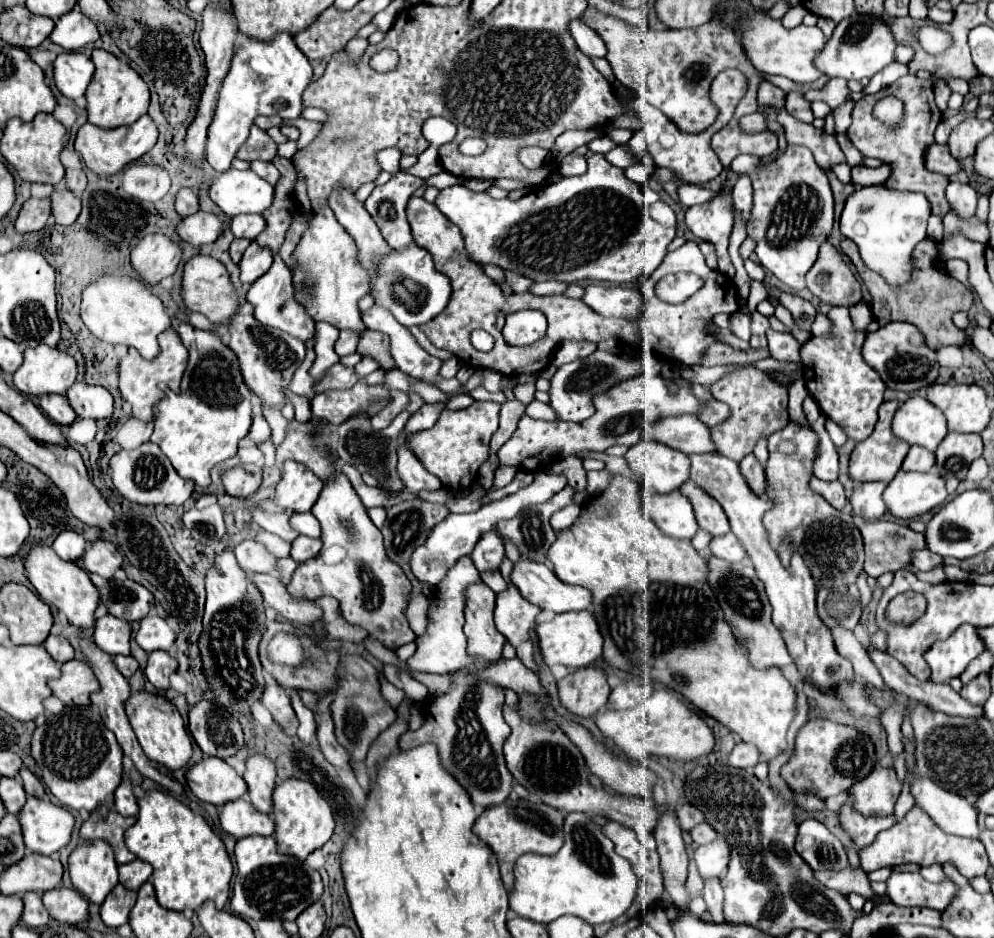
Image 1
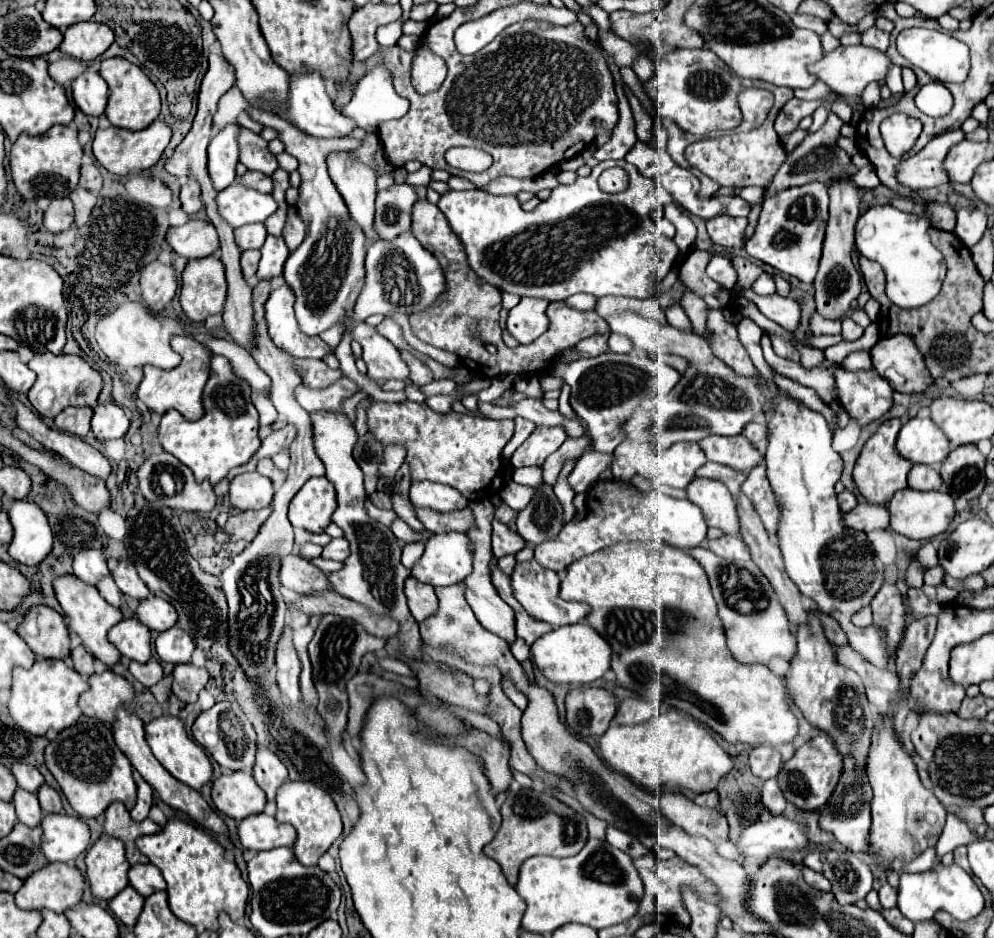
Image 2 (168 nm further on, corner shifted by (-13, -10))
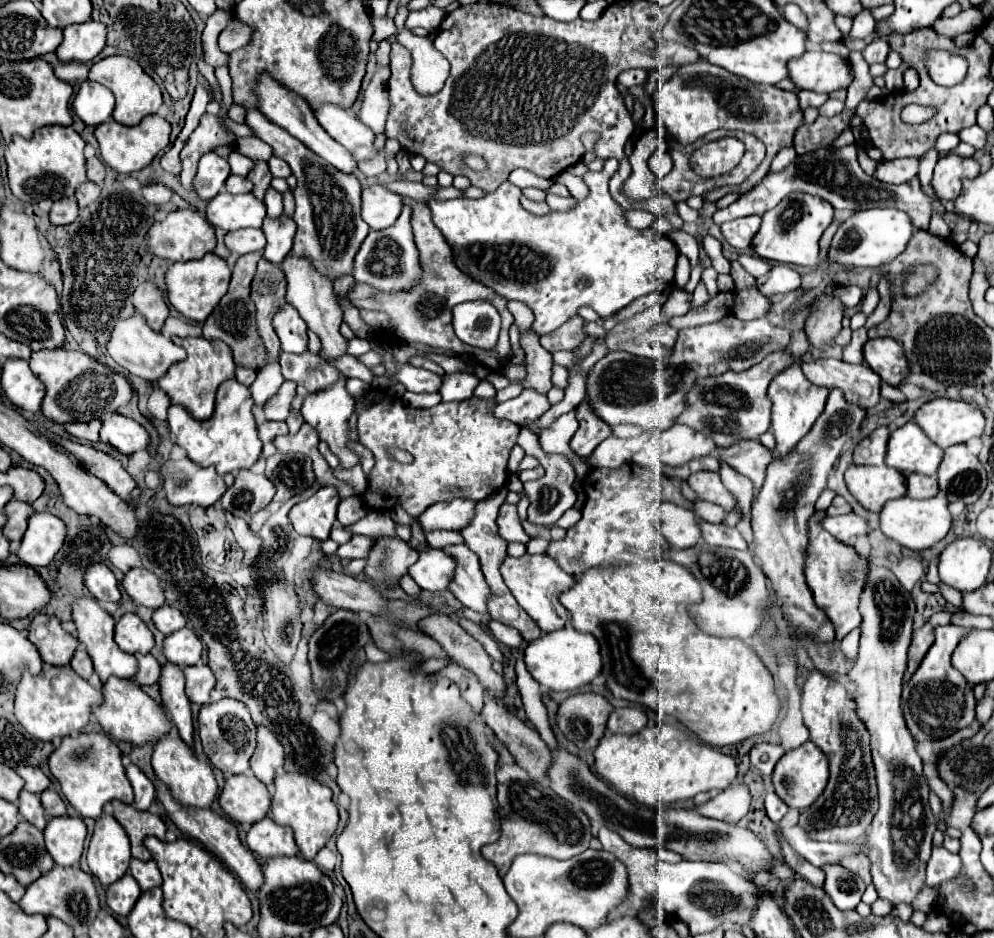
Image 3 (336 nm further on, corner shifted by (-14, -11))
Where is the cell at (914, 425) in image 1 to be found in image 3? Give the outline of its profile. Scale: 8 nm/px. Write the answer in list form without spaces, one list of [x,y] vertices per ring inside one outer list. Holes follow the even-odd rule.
[[[908,422],[890,434],[886,464],[904,474],[920,472],[934,476],[942,456],[944,450],[938,448],[916,422]]]

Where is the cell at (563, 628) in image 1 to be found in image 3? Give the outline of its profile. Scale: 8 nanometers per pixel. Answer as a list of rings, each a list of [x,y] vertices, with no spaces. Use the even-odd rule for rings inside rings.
[[[569,613],[568,622],[562,630],[542,634],[538,640],[528,644],[528,648],[524,650],[524,662],[534,680],[552,692],[576,690],[580,686],[590,684],[602,672],[602,656],[598,652],[598,642],[594,640],[594,636],[578,632],[572,626]]]

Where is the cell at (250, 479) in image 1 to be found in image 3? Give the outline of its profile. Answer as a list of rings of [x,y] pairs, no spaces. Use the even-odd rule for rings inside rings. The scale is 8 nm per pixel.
[[[240,470],[232,488],[222,496],[222,506],[234,516],[250,520],[258,510],[266,508],[274,498],[274,484],[266,476],[252,474],[250,470]]]

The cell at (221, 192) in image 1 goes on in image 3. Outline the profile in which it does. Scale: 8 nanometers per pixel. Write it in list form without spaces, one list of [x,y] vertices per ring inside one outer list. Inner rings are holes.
[[[220,192],[208,202],[206,218],[212,226],[226,232],[240,228],[260,228],[266,218],[266,206],[254,194]]]

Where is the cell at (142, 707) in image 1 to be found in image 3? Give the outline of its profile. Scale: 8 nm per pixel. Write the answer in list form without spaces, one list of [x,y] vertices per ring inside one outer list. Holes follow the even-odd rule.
[[[170,732],[158,738],[158,742],[154,744],[154,754],[152,754],[152,768],[156,772],[156,776],[170,788],[172,796],[186,804],[186,806],[196,806],[196,808],[208,808],[216,796],[216,780],[214,780],[214,772],[212,766],[204,760],[198,760],[192,752],[192,748],[188,748],[188,744],[184,744],[184,740]]]

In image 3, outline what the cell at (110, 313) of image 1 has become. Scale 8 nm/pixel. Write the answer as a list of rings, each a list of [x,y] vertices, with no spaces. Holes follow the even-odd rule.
[[[130,316],[126,320],[118,320],[114,330],[112,330],[112,336],[108,340],[108,354],[124,368],[128,370],[130,374],[134,376],[140,376],[144,380],[158,380],[174,362],[180,362],[186,352],[180,348],[180,346],[174,346],[172,340],[164,338],[160,332],[154,332],[148,324],[146,324],[146,318],[144,316]]]

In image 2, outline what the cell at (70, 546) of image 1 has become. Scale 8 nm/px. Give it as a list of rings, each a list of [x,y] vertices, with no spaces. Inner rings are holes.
[[[89,549],[89,551],[81,551],[75,555],[75,561],[73,561],[73,571],[75,575],[87,583],[87,585],[93,585],[97,587],[97,583],[109,575],[109,569],[107,569],[107,561],[103,557],[101,551],[97,549]]]

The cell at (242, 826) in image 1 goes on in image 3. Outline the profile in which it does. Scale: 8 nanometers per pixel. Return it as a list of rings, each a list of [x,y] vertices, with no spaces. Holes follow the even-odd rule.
[[[262,818],[256,824],[252,824],[252,828],[248,830],[248,836],[246,836],[246,844],[260,858],[298,854],[292,828],[278,826],[270,818]]]

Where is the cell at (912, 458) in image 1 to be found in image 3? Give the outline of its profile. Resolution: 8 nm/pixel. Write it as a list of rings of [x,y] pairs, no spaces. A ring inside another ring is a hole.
[[[912,472],[912,474],[908,474],[906,480],[908,480],[908,496],[910,498],[922,500],[922,498],[932,498],[940,492],[938,482],[932,476],[922,476],[918,472]]]

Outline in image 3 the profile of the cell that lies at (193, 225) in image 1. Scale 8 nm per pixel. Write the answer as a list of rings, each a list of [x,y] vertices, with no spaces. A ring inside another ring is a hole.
[[[186,208],[186,210],[170,212],[162,222],[154,222],[146,234],[146,242],[152,254],[172,262],[186,262],[186,260],[202,258],[204,254],[212,252],[216,246],[216,236],[214,236],[214,226],[210,226],[200,212]]]

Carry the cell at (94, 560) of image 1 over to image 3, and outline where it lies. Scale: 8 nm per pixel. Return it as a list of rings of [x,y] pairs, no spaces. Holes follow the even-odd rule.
[[[146,568],[128,570],[124,574],[122,586],[128,592],[128,596],[140,606],[148,606],[154,610],[164,604],[164,592],[160,588],[160,580]]]

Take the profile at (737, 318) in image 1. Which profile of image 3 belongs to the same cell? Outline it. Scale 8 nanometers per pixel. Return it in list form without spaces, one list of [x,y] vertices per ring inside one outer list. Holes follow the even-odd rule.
[[[700,282],[700,284],[698,284],[698,288],[696,288],[696,290],[694,290],[694,294],[692,294],[692,310],[704,308],[708,302],[710,302],[710,296],[708,296],[708,292],[706,292],[704,284]]]

